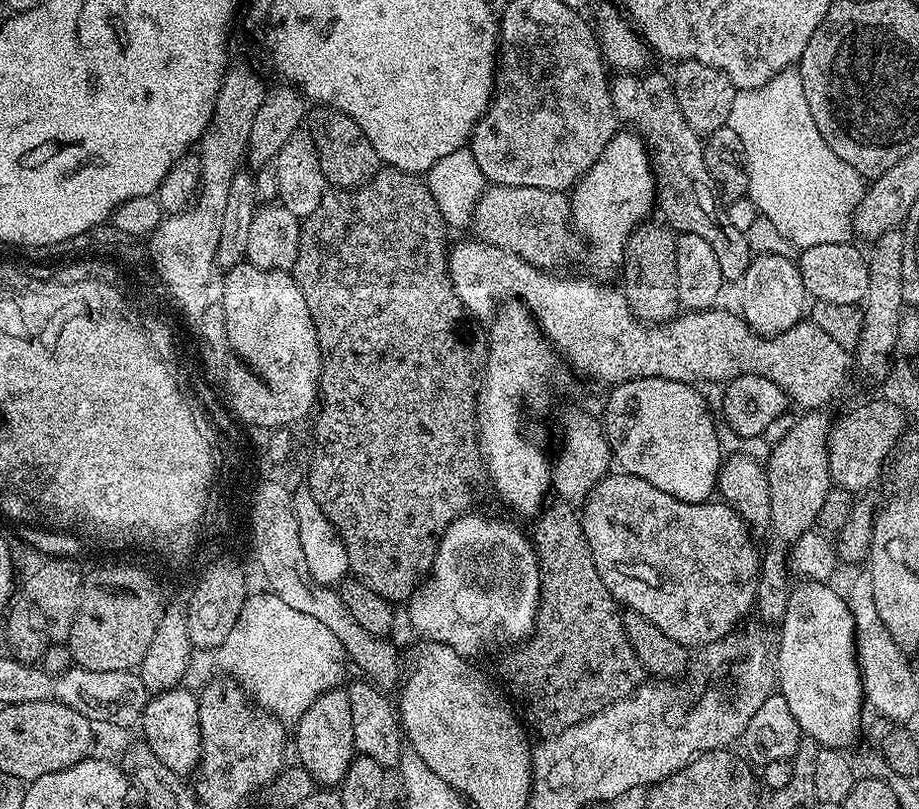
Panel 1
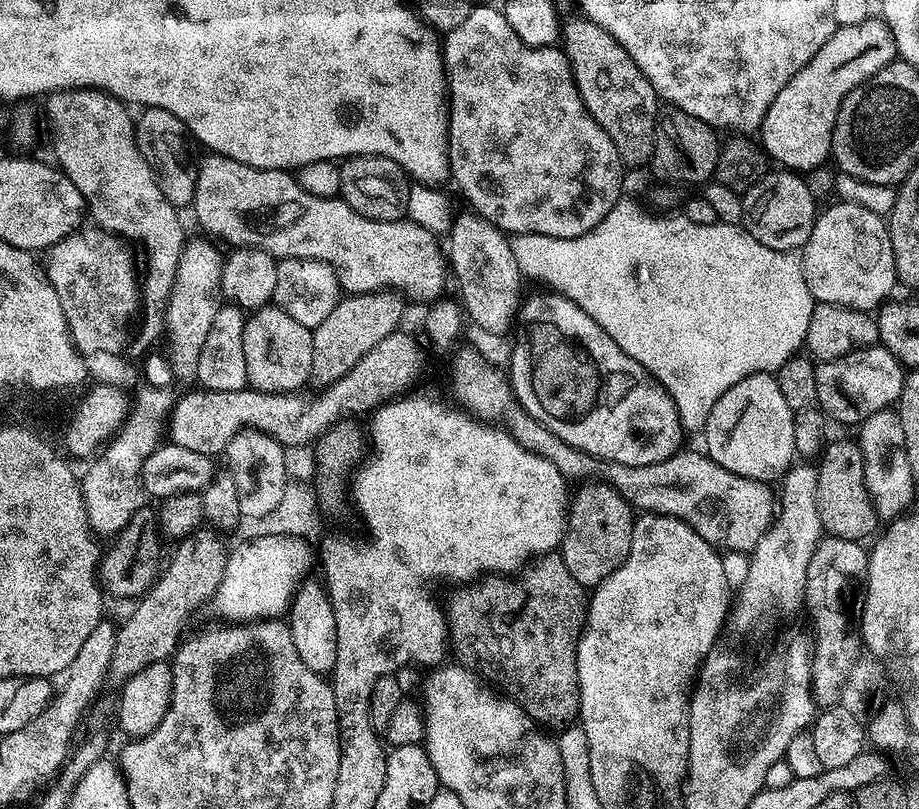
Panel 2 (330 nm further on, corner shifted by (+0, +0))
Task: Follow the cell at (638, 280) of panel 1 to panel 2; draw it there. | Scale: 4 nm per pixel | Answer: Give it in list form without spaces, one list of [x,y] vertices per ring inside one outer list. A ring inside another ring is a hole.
[[[587,18],[572,20],[562,28],[562,50],[567,54],[578,86],[578,94],[592,117],[610,134],[610,142],[620,155],[620,163],[629,169],[651,161],[656,151],[658,93],[638,70],[638,62],[602,26]],[[632,167],[632,168],[631,168]]]

